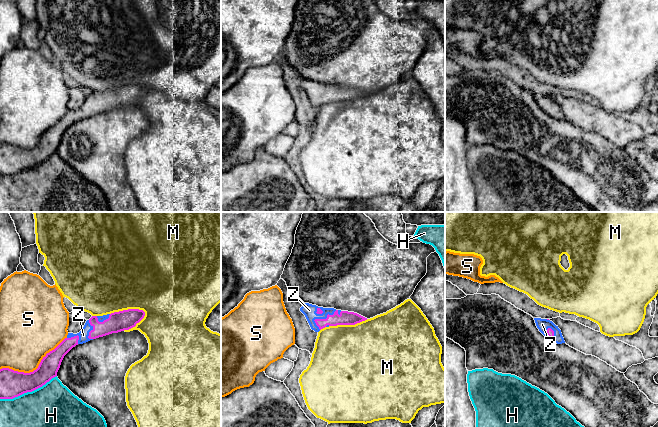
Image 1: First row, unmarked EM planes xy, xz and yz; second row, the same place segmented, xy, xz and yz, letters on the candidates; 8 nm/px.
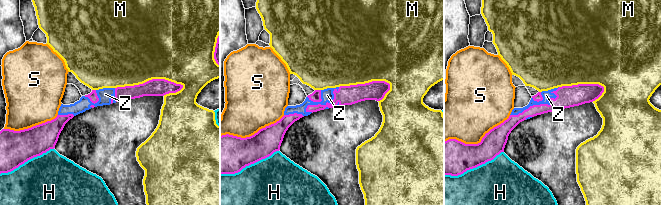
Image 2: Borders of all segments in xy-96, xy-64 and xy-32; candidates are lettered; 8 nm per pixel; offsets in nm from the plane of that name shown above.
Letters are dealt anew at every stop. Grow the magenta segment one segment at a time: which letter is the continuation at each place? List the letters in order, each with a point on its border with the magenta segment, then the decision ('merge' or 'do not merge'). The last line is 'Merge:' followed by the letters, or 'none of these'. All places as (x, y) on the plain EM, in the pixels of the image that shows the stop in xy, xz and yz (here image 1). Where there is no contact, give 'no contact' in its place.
H: xy (28, 167) | do not merge
M: xy (129, 85) | do not merge
S: xy (36, 145) | do not merge
Z: xz (327, 92) | merge
Merge: Z

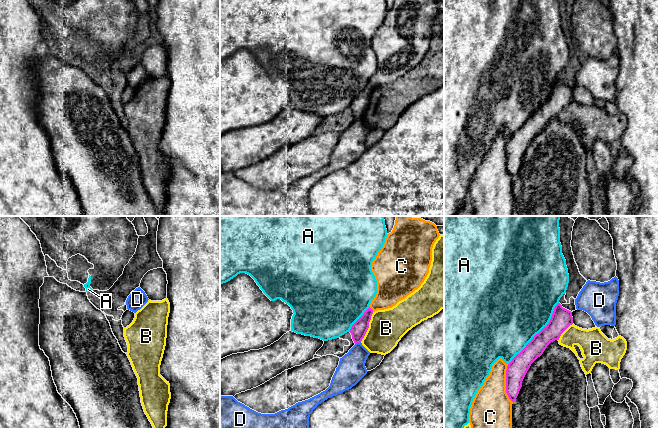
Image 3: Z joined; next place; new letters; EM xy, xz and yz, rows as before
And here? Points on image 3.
A: yz (538, 109) | do not merge
B: xz (368, 103) | do not merge
C: yz (506, 159) | do not merge
D: xz (357, 118) | do not merge
Merge: none of these

